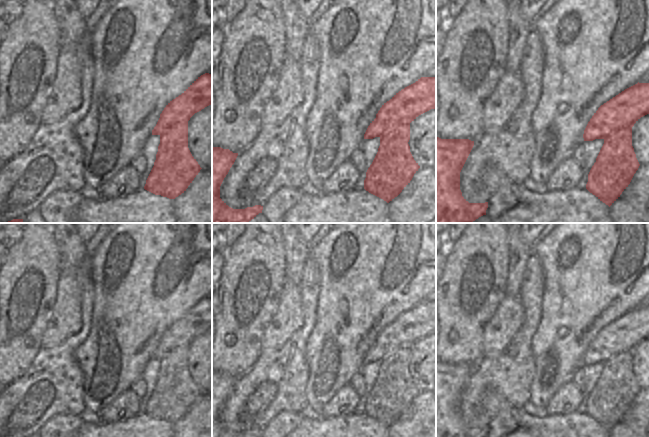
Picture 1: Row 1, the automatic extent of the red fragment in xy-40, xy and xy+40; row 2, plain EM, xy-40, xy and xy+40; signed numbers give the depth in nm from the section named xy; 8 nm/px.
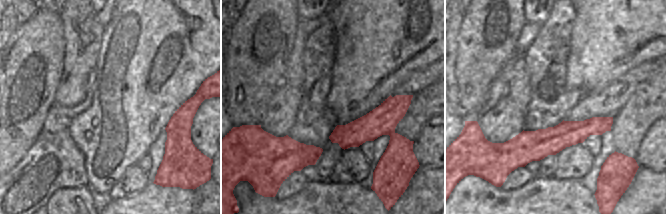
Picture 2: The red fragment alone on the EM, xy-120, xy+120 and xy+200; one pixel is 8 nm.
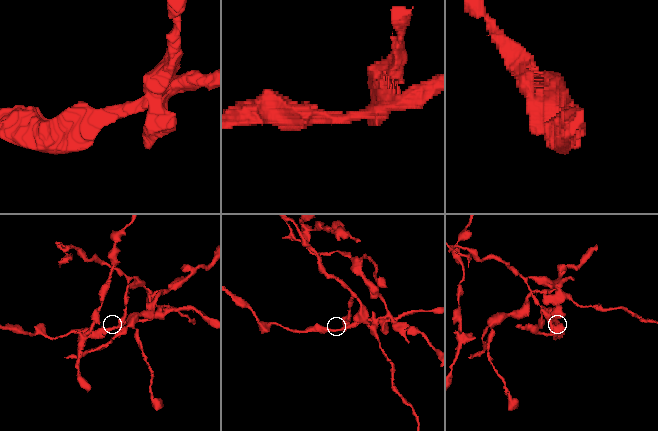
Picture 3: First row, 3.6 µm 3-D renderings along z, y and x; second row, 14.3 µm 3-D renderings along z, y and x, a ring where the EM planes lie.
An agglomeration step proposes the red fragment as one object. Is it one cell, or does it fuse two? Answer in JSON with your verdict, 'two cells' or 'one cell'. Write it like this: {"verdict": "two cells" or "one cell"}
{"verdict": "two cells"}

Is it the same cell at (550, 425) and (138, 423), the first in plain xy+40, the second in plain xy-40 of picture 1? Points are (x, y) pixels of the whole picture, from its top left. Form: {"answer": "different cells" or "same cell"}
{"answer": "same cell"}

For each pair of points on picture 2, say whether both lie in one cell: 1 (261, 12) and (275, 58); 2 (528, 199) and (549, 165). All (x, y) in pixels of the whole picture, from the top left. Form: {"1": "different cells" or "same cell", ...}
{"1": "same cell", "2": "different cells"}

